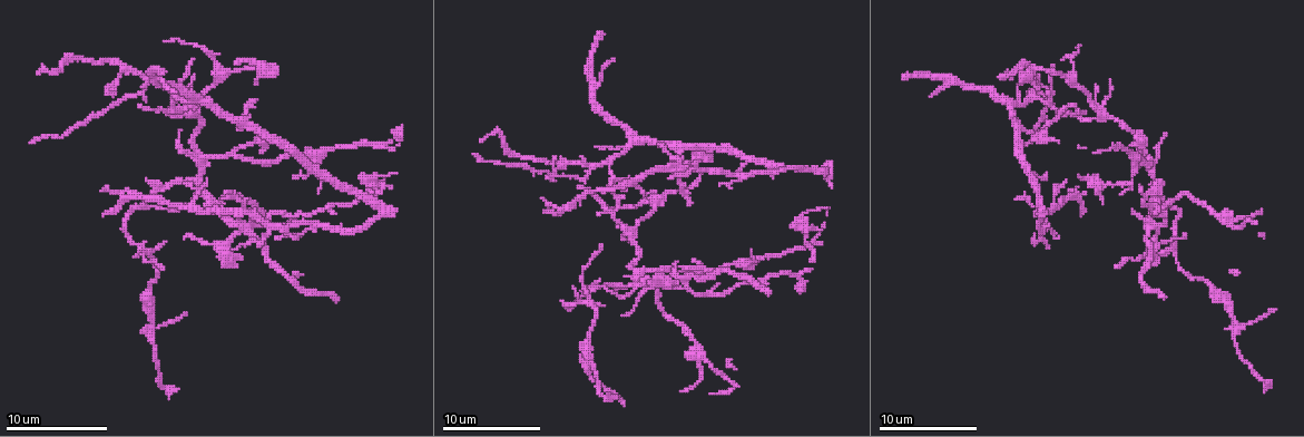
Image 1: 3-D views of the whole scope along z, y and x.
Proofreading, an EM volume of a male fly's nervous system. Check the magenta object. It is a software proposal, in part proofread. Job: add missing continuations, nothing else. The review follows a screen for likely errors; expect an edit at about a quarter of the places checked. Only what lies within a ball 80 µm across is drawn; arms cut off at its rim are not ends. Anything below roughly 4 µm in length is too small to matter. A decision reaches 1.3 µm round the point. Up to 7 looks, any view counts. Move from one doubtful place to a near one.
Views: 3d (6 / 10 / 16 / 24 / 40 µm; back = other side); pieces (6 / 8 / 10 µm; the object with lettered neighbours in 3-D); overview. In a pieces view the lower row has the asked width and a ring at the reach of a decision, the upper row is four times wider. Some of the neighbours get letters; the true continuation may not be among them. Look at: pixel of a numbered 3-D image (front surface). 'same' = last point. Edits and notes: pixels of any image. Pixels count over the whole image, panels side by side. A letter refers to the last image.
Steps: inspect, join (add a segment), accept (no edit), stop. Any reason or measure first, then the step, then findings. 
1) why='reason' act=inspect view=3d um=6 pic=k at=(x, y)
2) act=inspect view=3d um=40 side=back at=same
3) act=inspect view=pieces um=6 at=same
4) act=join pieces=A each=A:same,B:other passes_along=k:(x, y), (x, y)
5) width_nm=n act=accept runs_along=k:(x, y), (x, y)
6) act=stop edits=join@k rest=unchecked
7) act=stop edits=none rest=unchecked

why='an open end' act=inspect view=pieces um=8 pic=1 at=(175, 92)

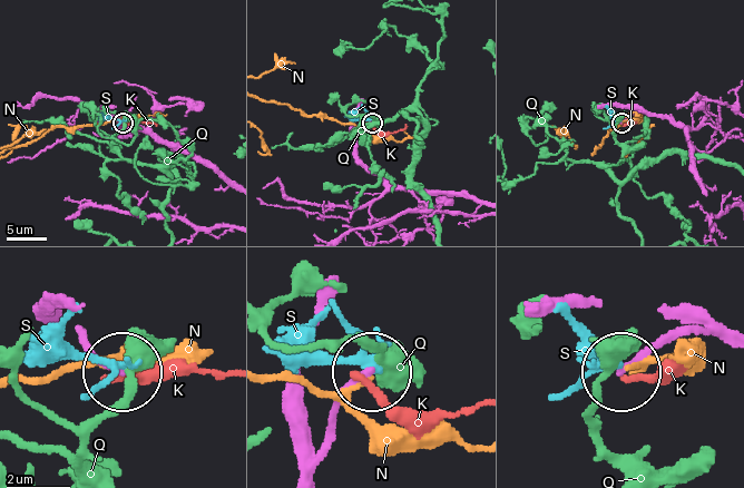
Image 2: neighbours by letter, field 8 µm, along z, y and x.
act=accept each=K:other,N:other,Q:other,S:other runs_along=2:(726, 338), (671, 333), (626, 370) found='none of them fits'

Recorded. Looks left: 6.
why='thin end' act=inspect view=pieces um=6 pic=1 at=(139, 106)

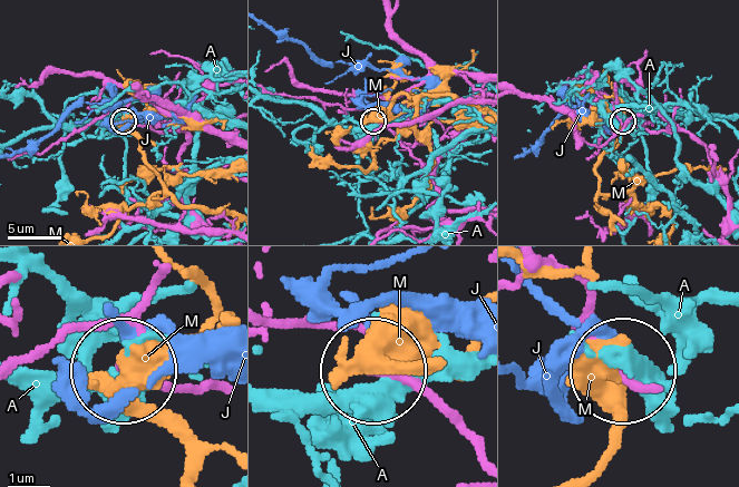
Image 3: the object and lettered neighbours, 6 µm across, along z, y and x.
width_nm=190 act=accept each=A:other,J:other,M:other found='none of them fits'

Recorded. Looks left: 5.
why='thin end' act=inspect view=pieces um=6 pic=1 at=(576, 290)

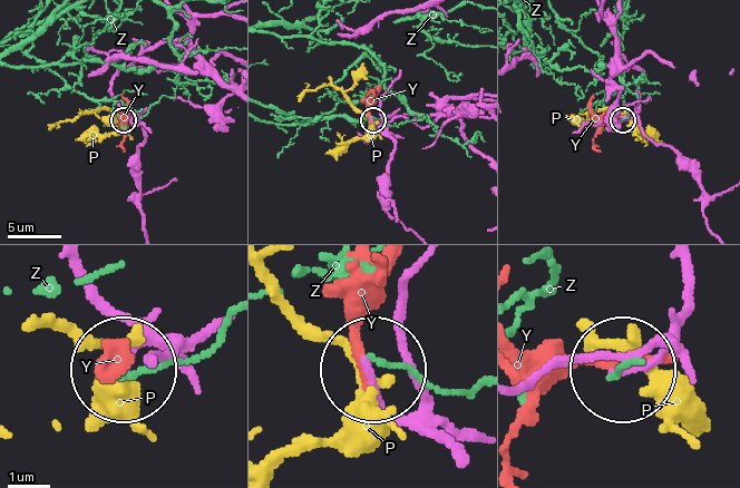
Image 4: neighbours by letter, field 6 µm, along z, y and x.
width_nm=140 act=accept each=P:other,Y:other,Z:other found='none of them fits'

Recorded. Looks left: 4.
act=stop edits=none rest=unchecked

